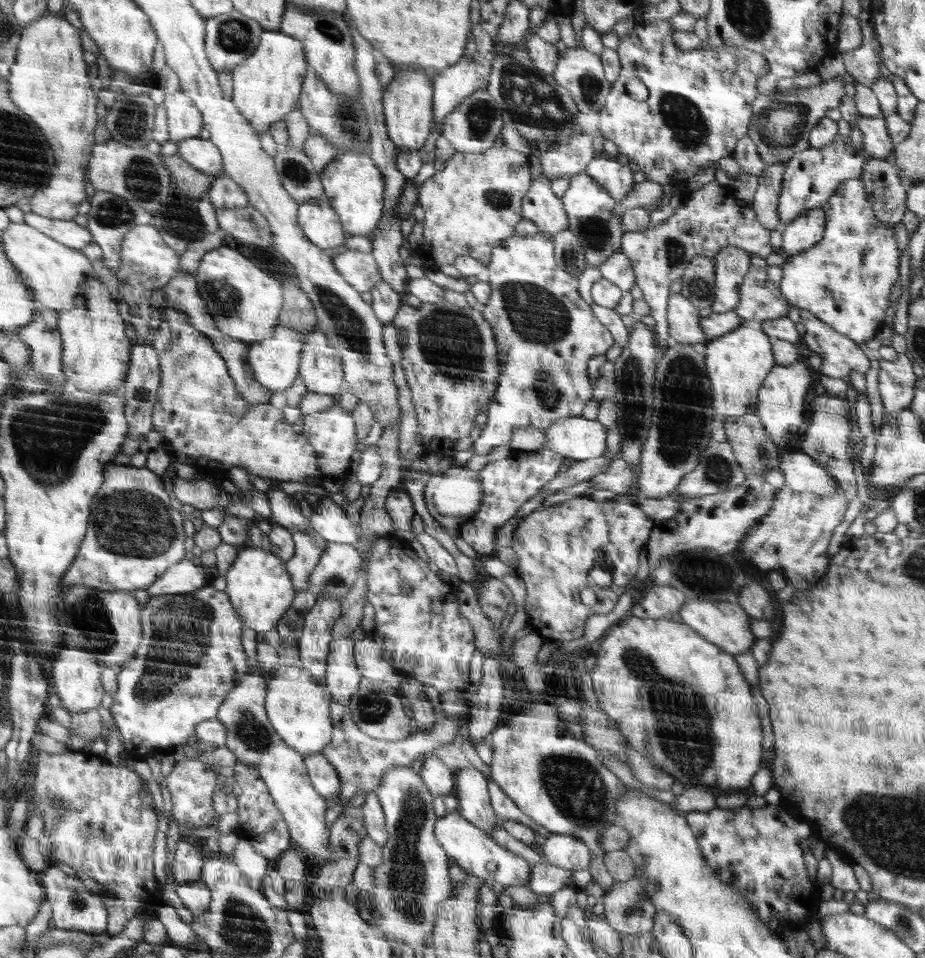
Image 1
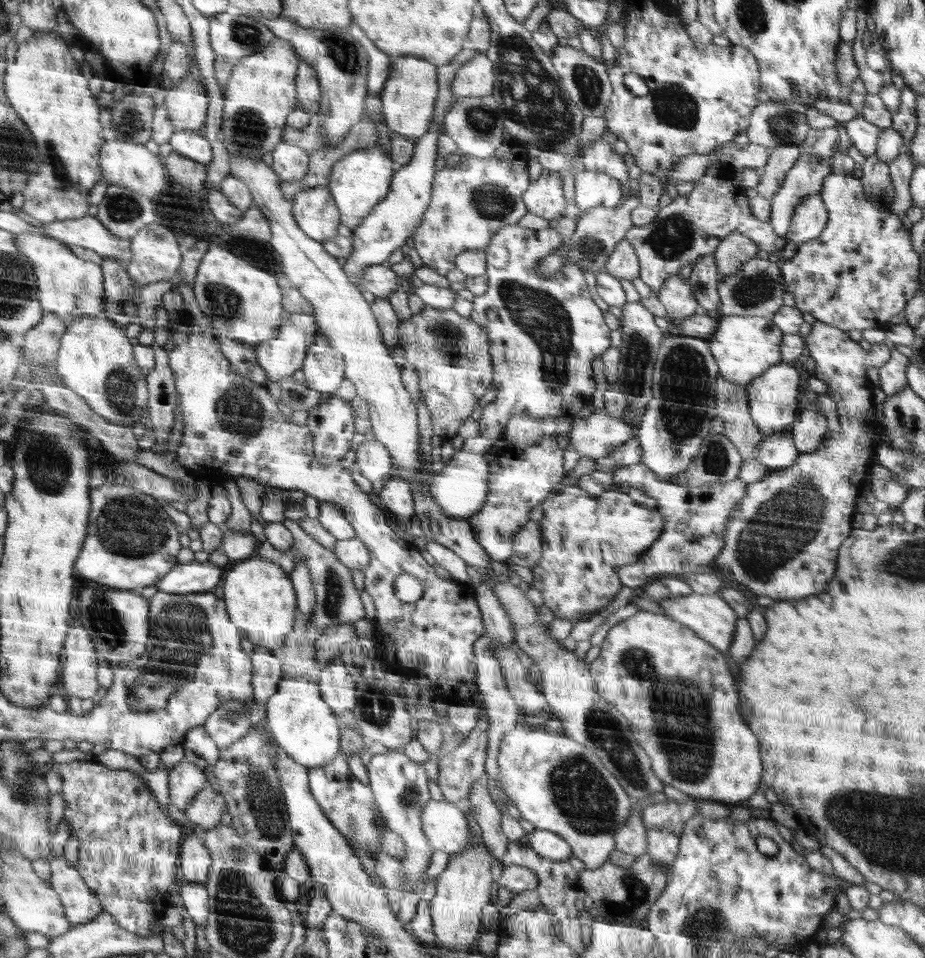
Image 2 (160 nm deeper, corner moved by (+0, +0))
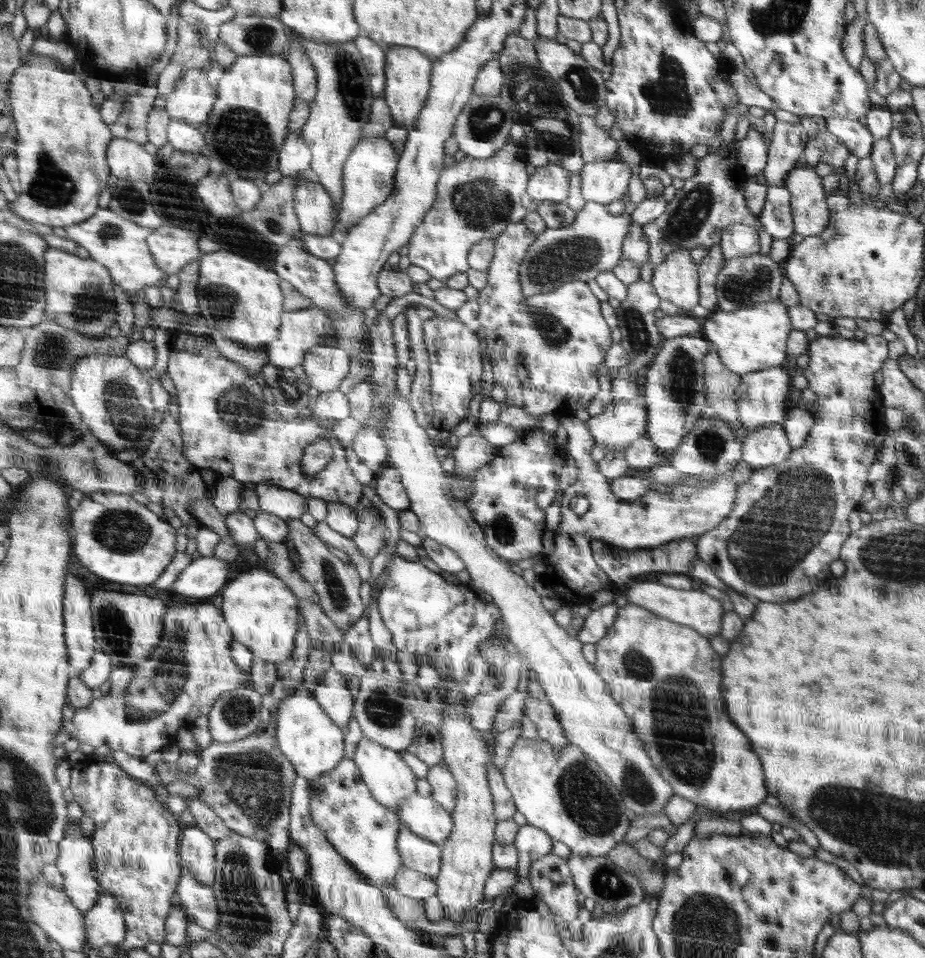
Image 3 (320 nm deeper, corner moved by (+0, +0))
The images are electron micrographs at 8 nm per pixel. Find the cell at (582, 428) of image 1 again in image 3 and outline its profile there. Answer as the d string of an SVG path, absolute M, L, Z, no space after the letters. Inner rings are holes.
M638 395L629 401L613 401L606 410L598 416L590 417L589 430L595 441L608 451L620 451L625 449L631 442L638 440L647 427L647 408L643 397Z

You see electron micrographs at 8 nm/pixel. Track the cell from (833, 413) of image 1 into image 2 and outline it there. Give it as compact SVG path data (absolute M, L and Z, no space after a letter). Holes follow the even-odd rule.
M807 409L800 414L796 426L791 429L795 447L801 453L814 452L829 432L826 417L822 412Z

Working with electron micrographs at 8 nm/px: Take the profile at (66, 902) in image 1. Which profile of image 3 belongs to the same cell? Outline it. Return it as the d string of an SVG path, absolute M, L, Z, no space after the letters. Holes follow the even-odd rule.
M80 820L72 823L59 845L55 867L63 878L64 892L83 914L86 914L100 896L92 840L84 836Z

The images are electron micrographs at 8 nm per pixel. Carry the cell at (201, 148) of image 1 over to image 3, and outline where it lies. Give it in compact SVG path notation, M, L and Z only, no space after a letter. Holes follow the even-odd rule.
M171 120L167 126L167 143L170 143L174 150L194 152L196 154L203 154L204 149L207 148L206 136L203 136L198 128L187 122L181 120Z

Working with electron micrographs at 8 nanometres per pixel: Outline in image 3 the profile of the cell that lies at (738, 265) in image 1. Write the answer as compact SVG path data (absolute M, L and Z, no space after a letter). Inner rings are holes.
M731 224L726 226L720 245L727 259L760 252L757 230L745 224Z

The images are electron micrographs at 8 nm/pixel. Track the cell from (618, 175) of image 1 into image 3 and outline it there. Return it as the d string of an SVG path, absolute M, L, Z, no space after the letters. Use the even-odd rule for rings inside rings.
M579 115L579 125L579 148L586 164L619 158L617 141L611 138L607 129L597 125L593 116Z

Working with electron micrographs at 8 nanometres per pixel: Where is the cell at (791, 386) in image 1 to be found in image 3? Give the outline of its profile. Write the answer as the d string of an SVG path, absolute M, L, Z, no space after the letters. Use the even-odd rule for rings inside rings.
M781 365L742 375L741 381L735 388L737 413L742 426L751 431L764 425L782 424L788 414L786 400L789 390L793 388L791 380L790 374Z

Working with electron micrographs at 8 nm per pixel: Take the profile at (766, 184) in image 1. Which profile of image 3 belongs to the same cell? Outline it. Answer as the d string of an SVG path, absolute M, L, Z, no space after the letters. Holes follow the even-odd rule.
M776 121L772 143L767 147L767 163L763 173L768 186L784 185L789 170L803 156L809 136L799 123Z

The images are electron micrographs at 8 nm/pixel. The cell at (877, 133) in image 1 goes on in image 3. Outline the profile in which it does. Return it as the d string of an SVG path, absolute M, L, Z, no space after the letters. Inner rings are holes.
M830 117L826 119L827 130L832 132L850 154L858 159L870 157L874 136L859 120Z

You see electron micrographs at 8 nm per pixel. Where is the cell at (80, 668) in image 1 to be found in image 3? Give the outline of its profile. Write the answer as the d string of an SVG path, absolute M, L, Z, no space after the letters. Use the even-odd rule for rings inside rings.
M65 576L64 594L65 636L66 646L69 646L72 676L78 677L92 661L97 647L96 632L92 630L93 620L90 620L90 598L84 584L72 576Z

